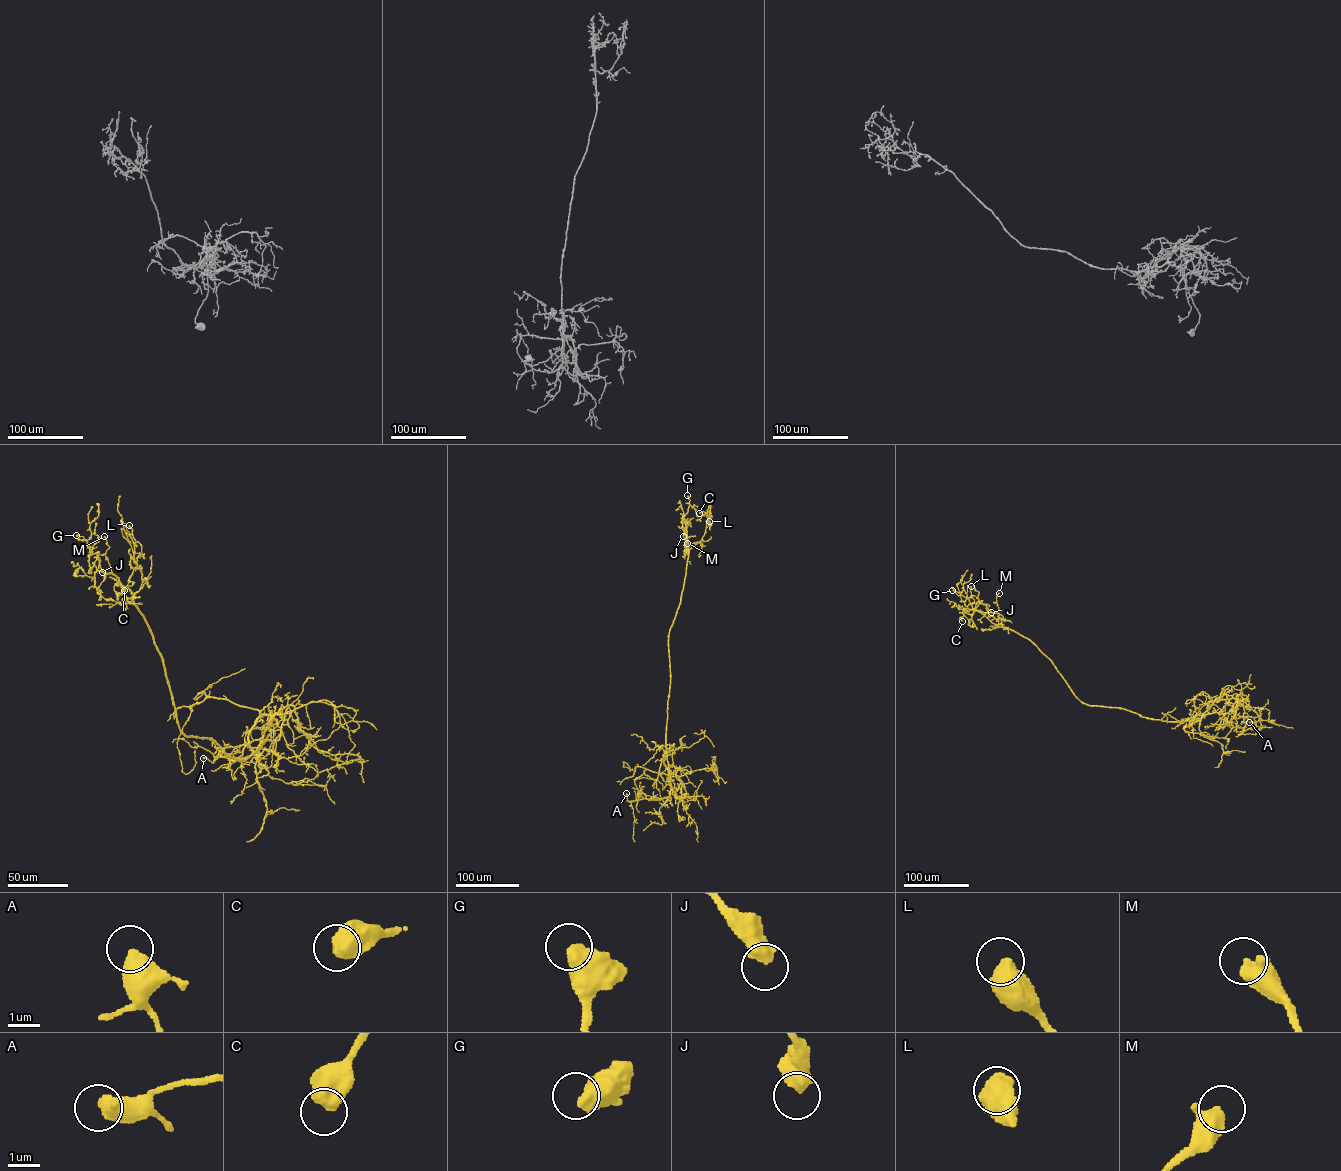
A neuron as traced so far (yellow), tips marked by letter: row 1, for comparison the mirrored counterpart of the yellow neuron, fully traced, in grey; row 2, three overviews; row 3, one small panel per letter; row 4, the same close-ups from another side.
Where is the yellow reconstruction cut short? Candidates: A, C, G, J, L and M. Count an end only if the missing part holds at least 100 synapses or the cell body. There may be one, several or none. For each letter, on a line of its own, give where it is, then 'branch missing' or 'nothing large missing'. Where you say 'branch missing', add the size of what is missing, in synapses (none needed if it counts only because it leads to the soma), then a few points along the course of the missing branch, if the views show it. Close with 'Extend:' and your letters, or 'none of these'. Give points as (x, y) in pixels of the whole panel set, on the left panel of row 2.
A: place (203, 758); nothing large missing
C: place (124, 590); nothing large missing
G: place (76, 535); nothing large missing
J: place (102, 572); nothing large missing
L: place (129, 525); nothing large missing
M: place (104, 536); nothing large missing
Extend: none of these

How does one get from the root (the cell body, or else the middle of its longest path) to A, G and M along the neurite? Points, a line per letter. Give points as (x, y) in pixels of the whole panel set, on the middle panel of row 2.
A: (670, 662), (666, 755), (663, 762), (668, 772), (670, 794), (660, 799), (629, 802), (626, 793)
G: (670, 662), (668, 634), (680, 603), (688, 554), (683, 517), (689, 504), (687, 495)
M: (670, 662), (668, 634), (680, 603), (687, 543)

